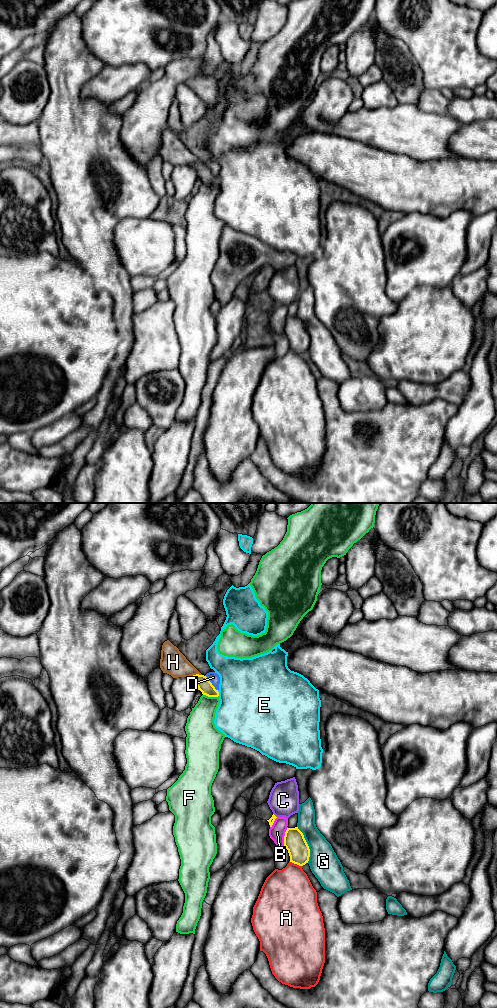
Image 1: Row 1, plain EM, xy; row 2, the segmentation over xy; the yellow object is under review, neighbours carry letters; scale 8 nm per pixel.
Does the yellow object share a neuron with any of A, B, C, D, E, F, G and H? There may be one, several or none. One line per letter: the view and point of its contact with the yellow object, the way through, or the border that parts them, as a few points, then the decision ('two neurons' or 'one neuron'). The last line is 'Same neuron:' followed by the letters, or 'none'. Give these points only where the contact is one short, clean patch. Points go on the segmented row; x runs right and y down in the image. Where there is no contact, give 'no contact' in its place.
A: contact xy (295, 863); two neurons
B: contact xy (284, 836); two neurons
C: contact xy (274, 815); two neurons
D: contact xy (211, 683); border xy (205, 675), (217, 690); two neurons
E: contact xy (218, 693); two neurons
F: contact xy (211, 696); two neurons
G: contact xy (307, 844); two neurons
H: contact xy (194, 675); border xy (201, 674), (193, 674), (188, 677); two neurons
Same neuron: none

